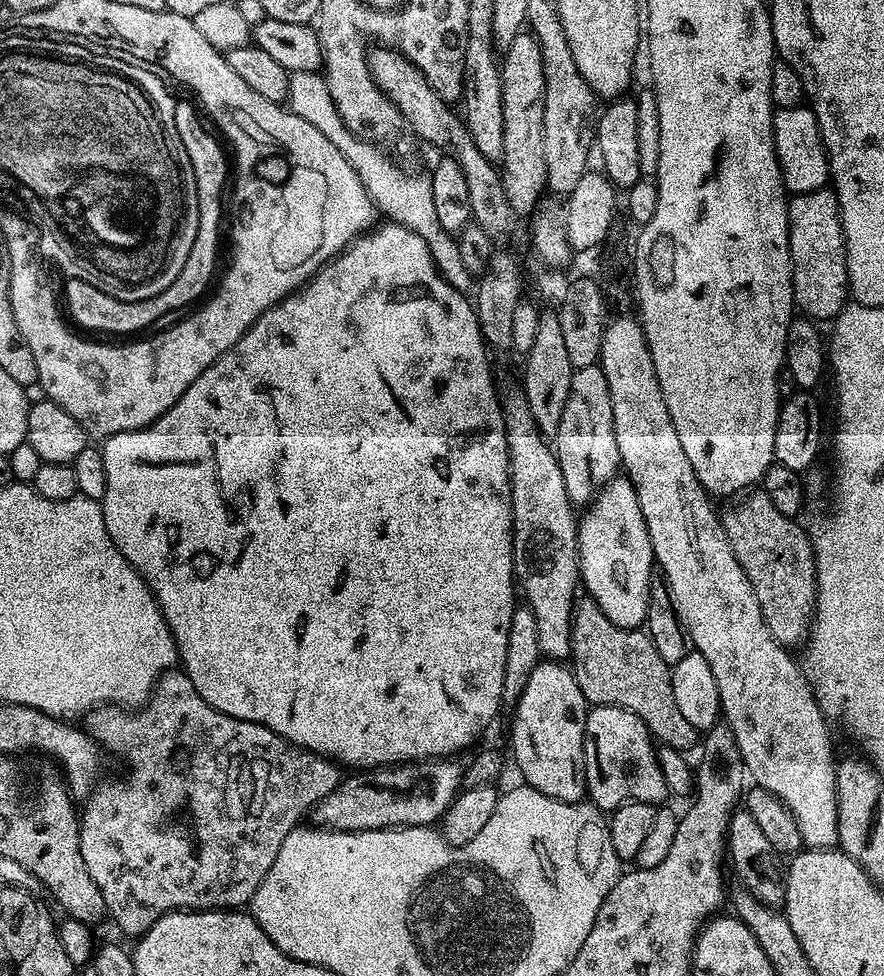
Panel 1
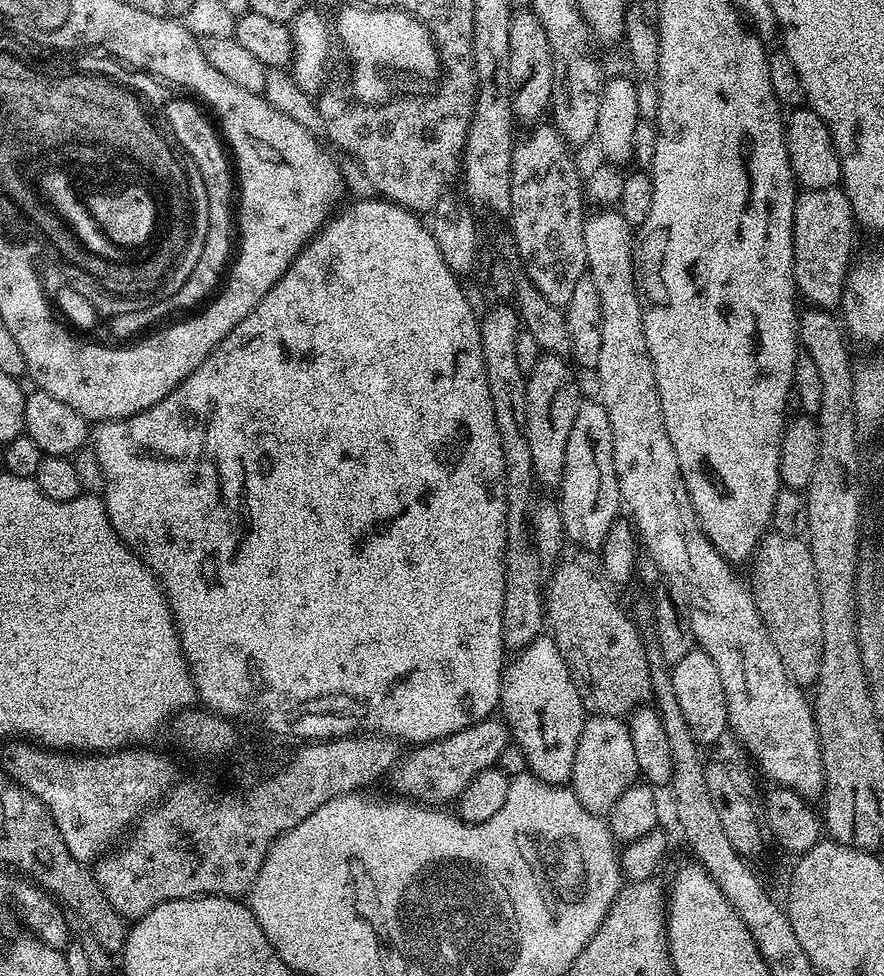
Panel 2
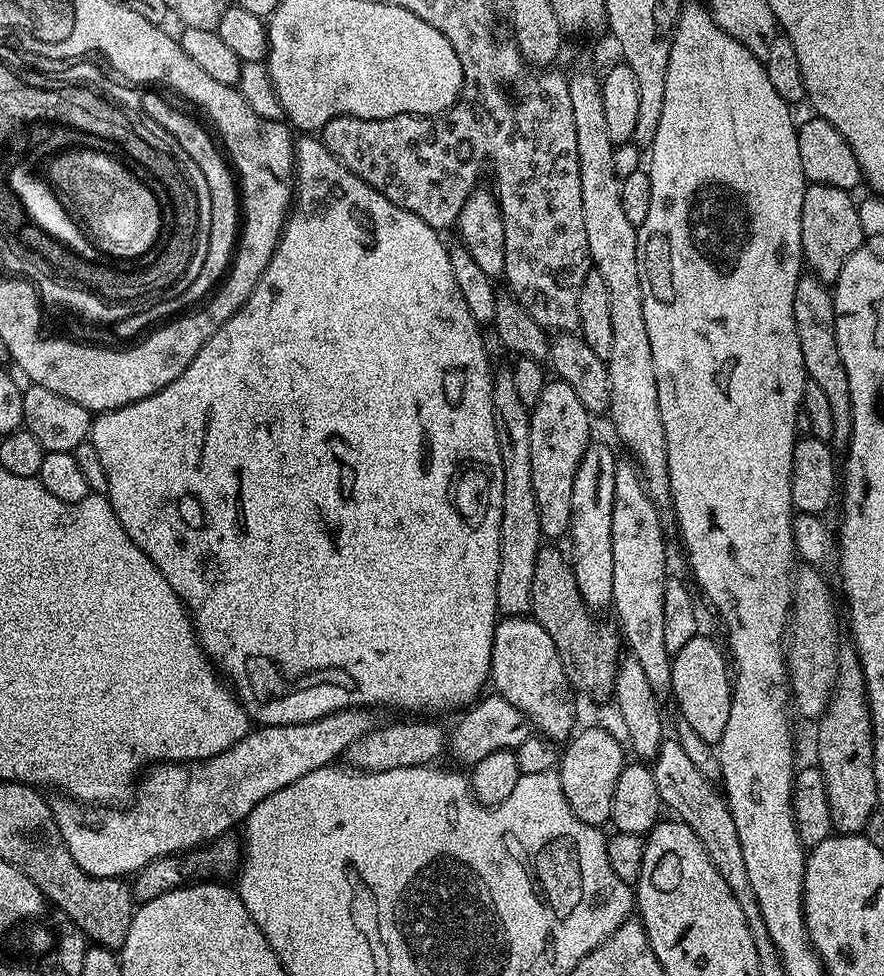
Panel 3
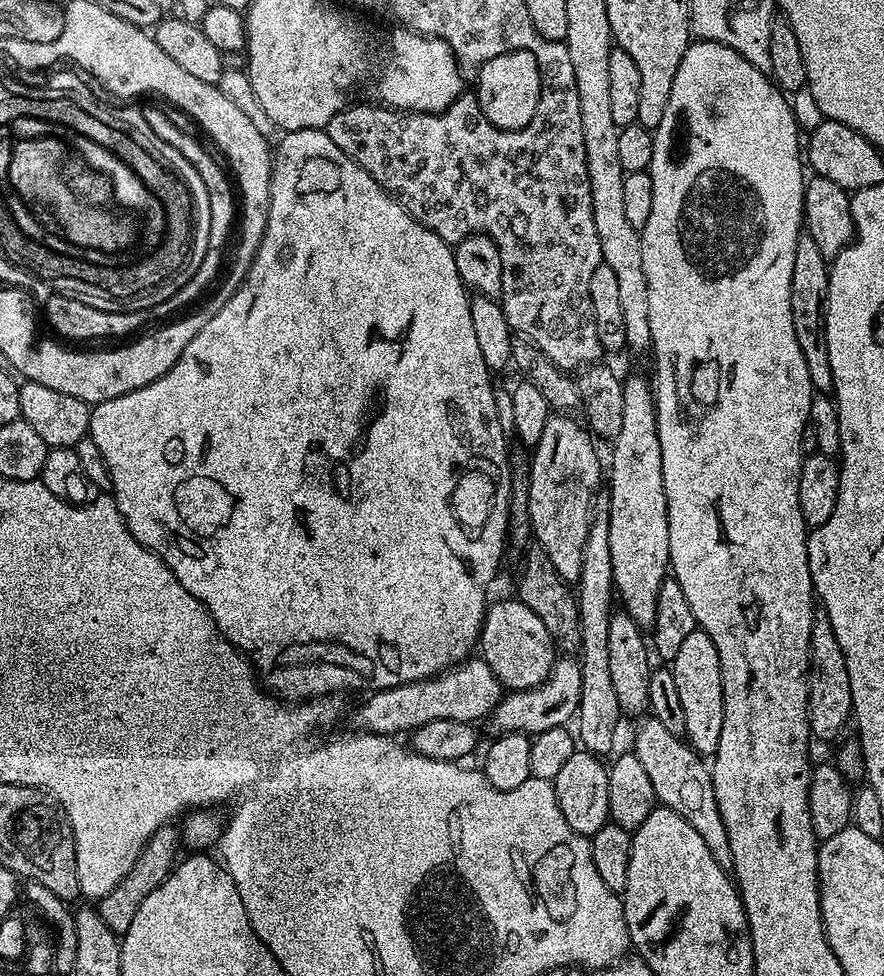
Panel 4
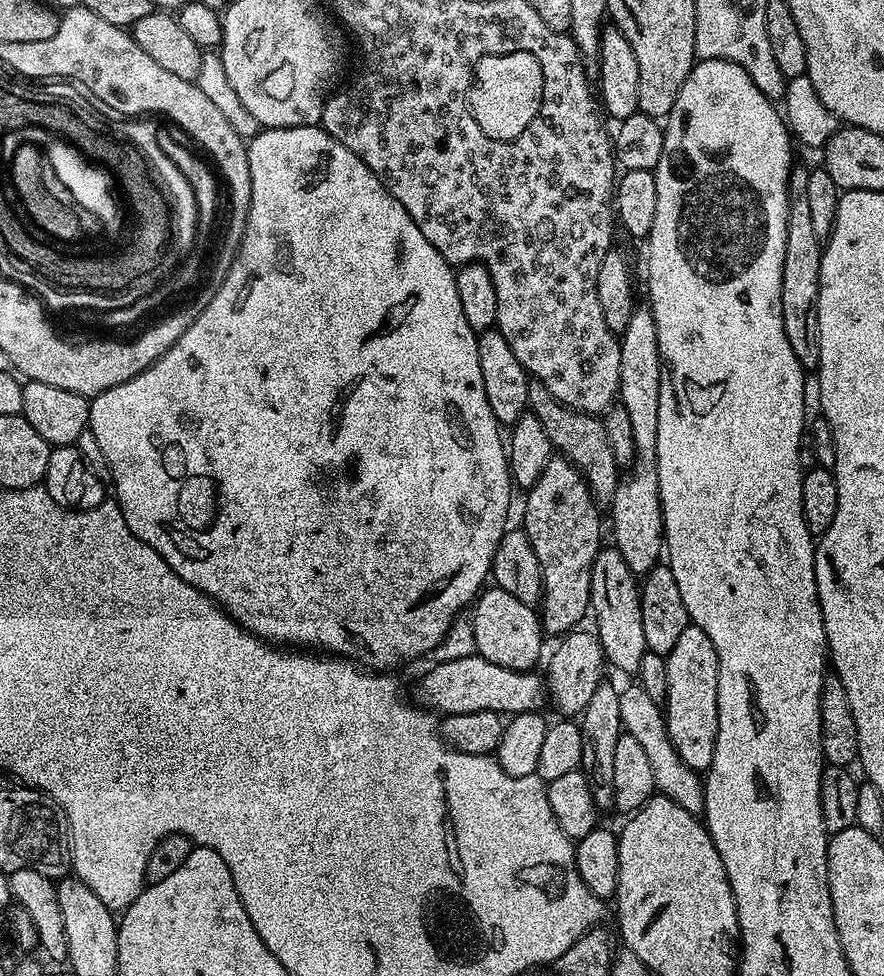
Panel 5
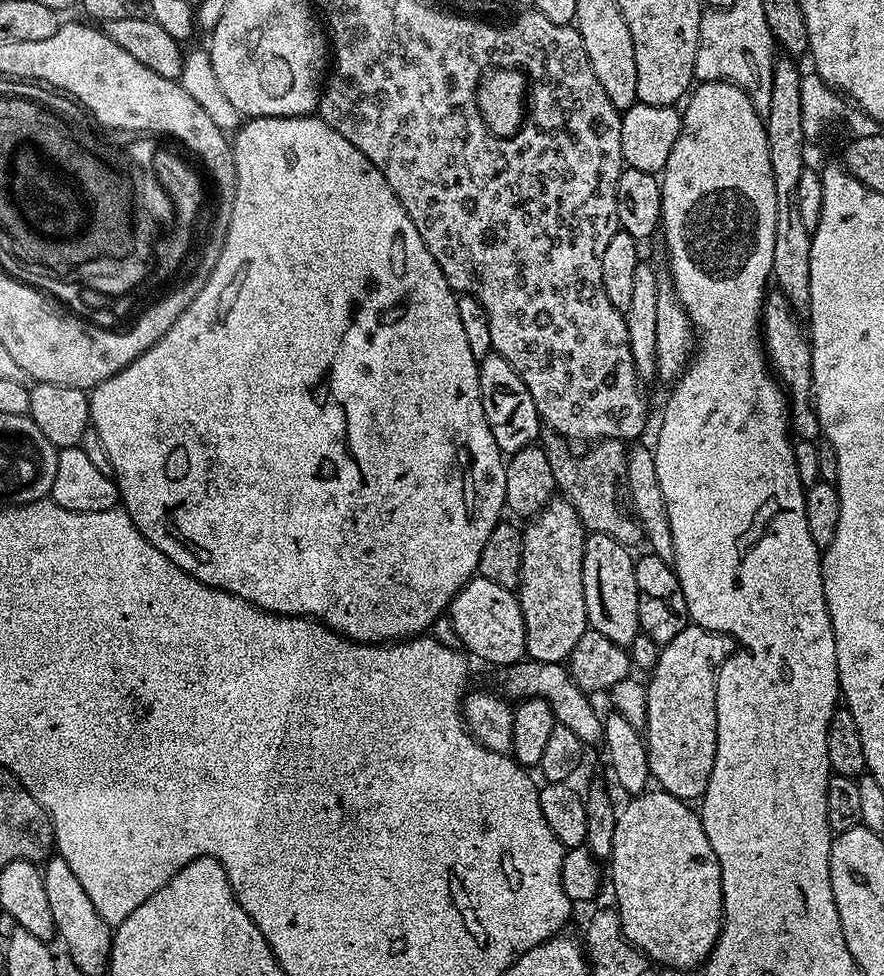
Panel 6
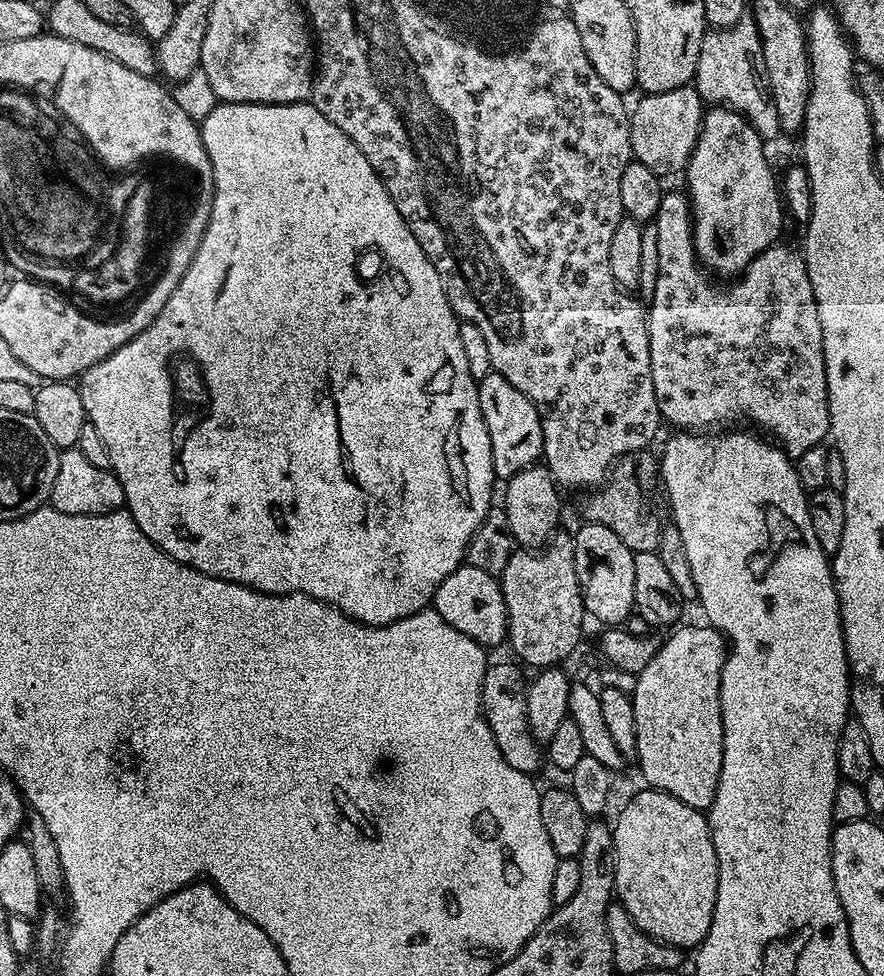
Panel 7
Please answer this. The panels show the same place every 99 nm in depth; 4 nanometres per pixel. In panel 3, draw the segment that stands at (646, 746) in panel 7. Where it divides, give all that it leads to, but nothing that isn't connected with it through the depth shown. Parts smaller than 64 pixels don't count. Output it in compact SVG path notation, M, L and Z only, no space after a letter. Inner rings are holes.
M698 634L682 646L672 658L672 694L680 707L679 715L698 733L702 742L719 745L722 733L726 731L726 722L730 718L732 701L732 676L726 652L705 634Z

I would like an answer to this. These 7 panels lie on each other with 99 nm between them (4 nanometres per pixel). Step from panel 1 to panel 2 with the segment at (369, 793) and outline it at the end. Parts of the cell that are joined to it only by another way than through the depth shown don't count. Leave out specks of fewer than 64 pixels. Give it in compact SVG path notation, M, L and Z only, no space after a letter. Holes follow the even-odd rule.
M489 718L469 728L458 730L441 740L413 747L401 755L398 766L393 768L390 773L390 781L392 780L391 791L407 799L429 806L444 806L447 805L447 800L452 800L452 802L459 801L462 790L466 790L466 786L470 786L470 782L474 777L482 774L482 770L499 765L502 758L502 750L506 750L506 746L509 743L510 733L503 719Z

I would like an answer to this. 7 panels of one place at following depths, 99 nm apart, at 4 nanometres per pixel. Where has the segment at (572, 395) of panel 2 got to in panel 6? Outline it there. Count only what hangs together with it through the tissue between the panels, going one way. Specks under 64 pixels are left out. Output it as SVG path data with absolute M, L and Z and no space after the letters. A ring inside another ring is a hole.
M553 498L537 516L531 517L527 521L527 524L528 528L525 527L523 529L522 566L520 567L520 583L518 585L518 599L520 601L520 609L522 610L522 622L526 626L526 656L527 659L537 660L538 662L564 664L568 659L568 655L574 650L574 646L578 646L578 638L582 638L582 634L589 631L588 615L586 614L586 594L582 594L582 554L584 553L586 530L574 510L574 506L570 506L570 502L563 498Z

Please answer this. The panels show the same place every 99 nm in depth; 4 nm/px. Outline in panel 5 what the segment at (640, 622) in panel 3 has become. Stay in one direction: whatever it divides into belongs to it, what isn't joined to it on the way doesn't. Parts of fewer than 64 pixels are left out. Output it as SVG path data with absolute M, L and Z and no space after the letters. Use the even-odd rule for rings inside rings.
M637 306L632 309L630 323L626 330L619 333L620 341L620 390L618 404L630 414L630 427L634 430L634 446L636 458L631 465L628 477L621 479L612 496L612 536L614 547L626 558L626 566L638 578L648 575L650 569L661 563L665 555L664 546L664 515L660 509L660 487L658 486L658 470L656 469L656 447L658 446L658 402L660 401L660 351L658 350L658 326L654 322L654 314L647 306Z

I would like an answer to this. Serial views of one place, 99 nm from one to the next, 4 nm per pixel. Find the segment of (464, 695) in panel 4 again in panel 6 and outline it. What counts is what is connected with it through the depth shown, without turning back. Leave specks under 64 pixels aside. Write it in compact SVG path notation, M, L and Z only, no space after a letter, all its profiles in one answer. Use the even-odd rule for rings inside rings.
M525 658L519 664L507 665L501 672L504 673L500 676L499 687L503 695L516 702L531 696L542 698L552 708L556 723L574 730L574 734L578 734L578 738L584 745L599 745L603 741L604 721L601 713L596 713L596 708L592 705L593 697L578 687L564 664L538 662Z

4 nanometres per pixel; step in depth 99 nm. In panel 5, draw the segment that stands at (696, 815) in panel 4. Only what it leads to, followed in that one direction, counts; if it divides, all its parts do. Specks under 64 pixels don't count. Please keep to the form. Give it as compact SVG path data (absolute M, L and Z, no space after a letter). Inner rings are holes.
M632 682L629 688L619 689L618 714L624 723L623 731L630 738L635 738L646 758L650 761L650 767L654 774L656 792L661 796L670 798L682 806L682 810L693 814L700 814L704 811L704 780L701 773L694 771L682 758L678 758L678 750L674 750L674 742L670 742L668 727L664 721L664 710L661 705L646 694L644 687L639 682Z

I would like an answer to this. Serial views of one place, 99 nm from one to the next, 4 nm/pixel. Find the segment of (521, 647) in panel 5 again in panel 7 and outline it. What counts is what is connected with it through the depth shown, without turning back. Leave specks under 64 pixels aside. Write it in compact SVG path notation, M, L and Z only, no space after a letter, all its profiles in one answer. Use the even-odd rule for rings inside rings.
M461 564L436 587L434 610L446 618L454 630L462 630L466 638L474 638L474 642L484 645L485 649L492 650L495 644L503 645L508 639L508 615L499 579L486 570L478 570L473 564Z

